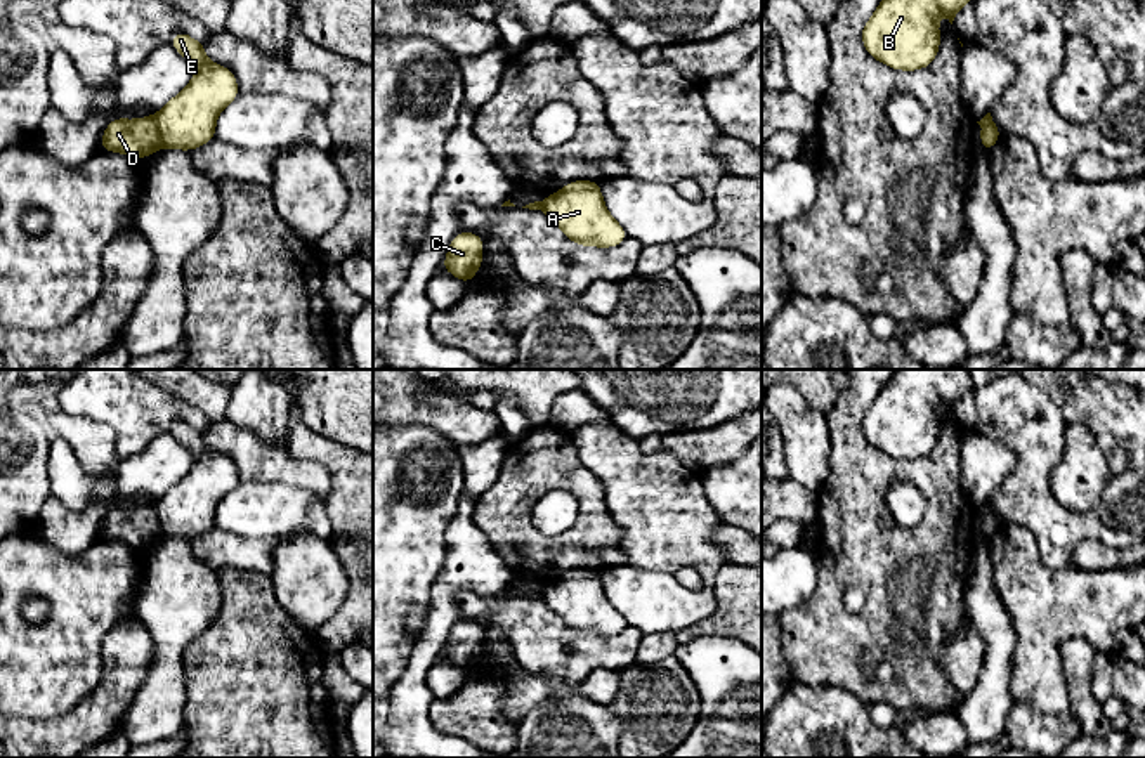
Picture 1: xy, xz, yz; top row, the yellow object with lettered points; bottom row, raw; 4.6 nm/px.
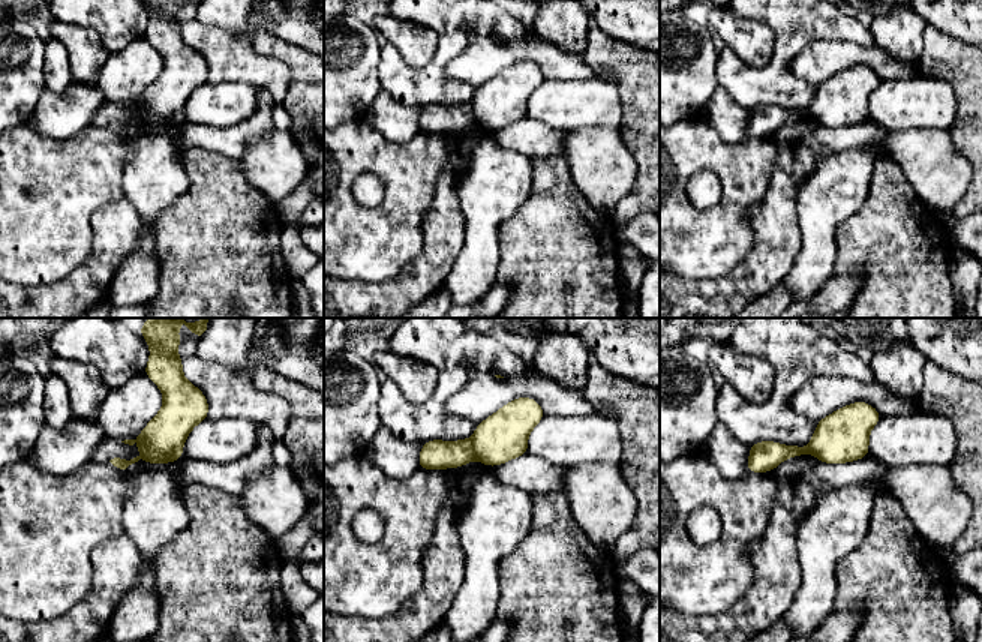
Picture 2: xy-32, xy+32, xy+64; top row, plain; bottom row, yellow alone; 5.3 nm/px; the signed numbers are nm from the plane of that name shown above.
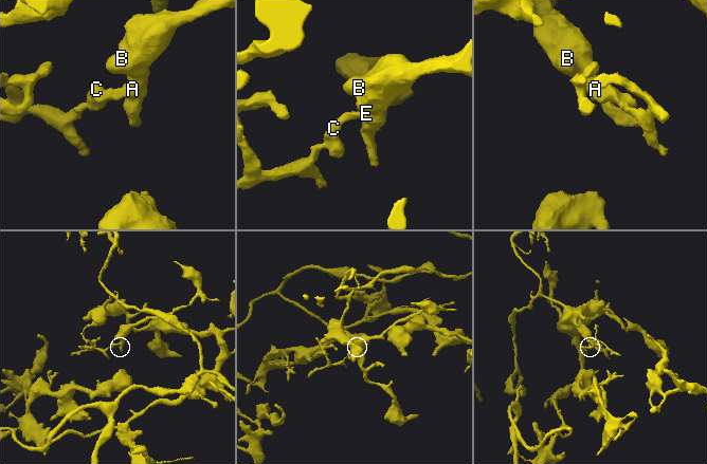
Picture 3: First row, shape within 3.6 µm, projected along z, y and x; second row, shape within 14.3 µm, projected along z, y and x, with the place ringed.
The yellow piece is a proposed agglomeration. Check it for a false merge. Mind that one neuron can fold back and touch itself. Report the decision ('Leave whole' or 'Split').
Split

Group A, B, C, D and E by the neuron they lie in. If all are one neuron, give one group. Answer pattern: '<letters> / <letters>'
A B E / C D

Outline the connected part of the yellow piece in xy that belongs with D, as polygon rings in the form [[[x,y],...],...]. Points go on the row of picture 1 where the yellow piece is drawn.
[[[142,116],[137,120],[113,118],[104,128],[99,149],[142,160],[160,147],[161,140],[154,116]]]

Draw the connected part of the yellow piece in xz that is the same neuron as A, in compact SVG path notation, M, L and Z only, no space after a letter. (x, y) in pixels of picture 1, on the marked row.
M572 180L548 194L543 212L578 246L612 248L628 238L609 213L600 182L595 180Z

